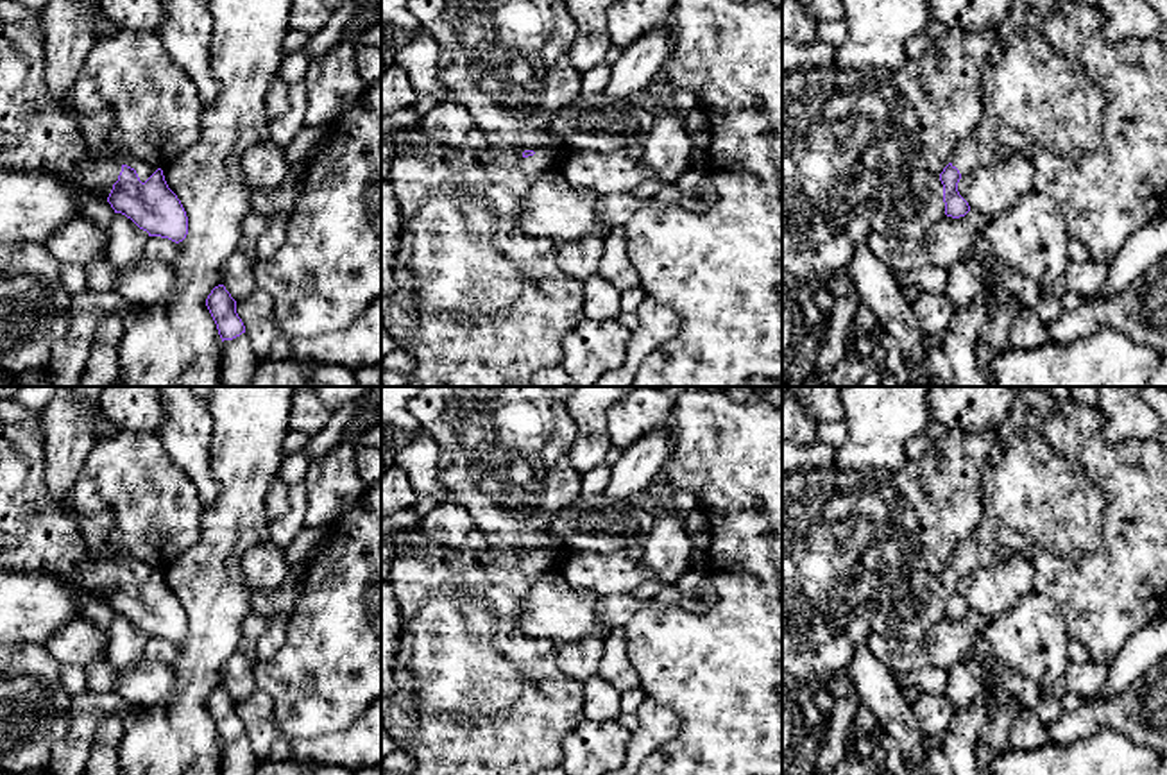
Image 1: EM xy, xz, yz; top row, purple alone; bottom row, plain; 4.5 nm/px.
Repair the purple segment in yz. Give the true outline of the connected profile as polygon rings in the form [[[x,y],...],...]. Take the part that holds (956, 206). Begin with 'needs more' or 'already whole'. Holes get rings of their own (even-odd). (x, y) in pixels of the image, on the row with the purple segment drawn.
needs more; [[[1013,0],[983,70],[983,118],[940,174],[947,217],[959,218],[970,211],[958,192],[963,174],[1013,154],[1029,158],[1035,168],[1033,190],[1054,200],[1069,236],[1081,240],[1094,261],[1113,261],[1131,234],[1167,211],[1167,43],[1138,38],[1112,45],[1103,36],[1103,23],[1097,5]]]

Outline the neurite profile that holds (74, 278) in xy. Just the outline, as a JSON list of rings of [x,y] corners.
[[[63,265],[61,281],[70,295],[84,294],[89,290],[86,270],[79,265]]]

